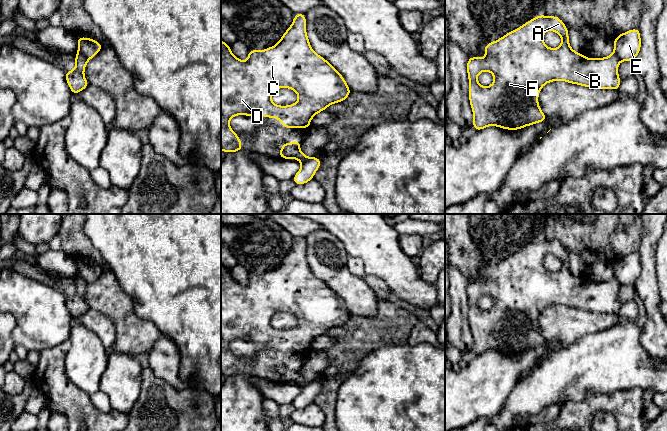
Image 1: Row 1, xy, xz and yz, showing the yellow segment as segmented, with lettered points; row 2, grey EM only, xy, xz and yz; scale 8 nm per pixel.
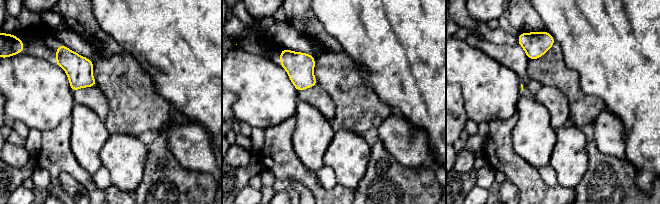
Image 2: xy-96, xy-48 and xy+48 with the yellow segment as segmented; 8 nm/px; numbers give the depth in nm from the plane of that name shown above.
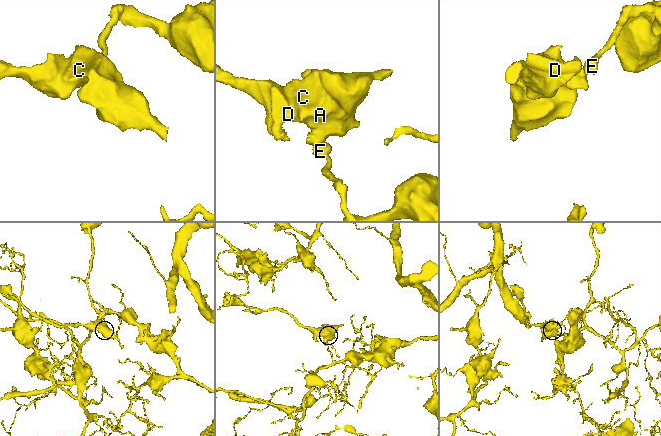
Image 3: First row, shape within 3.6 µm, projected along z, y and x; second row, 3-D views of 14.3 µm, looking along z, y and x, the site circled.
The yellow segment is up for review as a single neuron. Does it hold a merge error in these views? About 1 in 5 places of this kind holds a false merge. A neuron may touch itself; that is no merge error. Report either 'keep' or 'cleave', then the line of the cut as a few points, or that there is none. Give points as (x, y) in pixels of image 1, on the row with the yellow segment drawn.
cleave | xy (78, 52), (88, 59)

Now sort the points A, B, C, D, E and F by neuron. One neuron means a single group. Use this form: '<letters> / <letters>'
A B C D F / E

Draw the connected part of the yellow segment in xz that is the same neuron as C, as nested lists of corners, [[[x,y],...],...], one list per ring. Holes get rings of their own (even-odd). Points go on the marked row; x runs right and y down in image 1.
[[[304,13],[294,15],[292,25],[284,32],[275,46],[256,51],[249,49],[248,60],[241,61],[231,52],[230,45],[221,40],[221,150],[233,153],[244,150],[241,139],[230,125],[229,120],[236,115],[265,116],[278,118],[283,128],[310,129],[311,119],[333,103],[339,103],[349,97],[351,89],[344,77],[330,63],[314,52],[306,32],[306,16]],[[278,88],[289,88],[298,94],[298,102],[291,105],[279,106],[271,101],[272,93]]]

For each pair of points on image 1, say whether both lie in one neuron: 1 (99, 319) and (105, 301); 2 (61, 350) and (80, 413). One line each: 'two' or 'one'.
1: two
2: one

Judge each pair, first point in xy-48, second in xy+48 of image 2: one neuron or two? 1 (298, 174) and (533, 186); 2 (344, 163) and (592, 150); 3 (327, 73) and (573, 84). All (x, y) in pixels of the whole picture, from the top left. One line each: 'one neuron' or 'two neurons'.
1: one neuron
2: two neurons
3: one neuron

